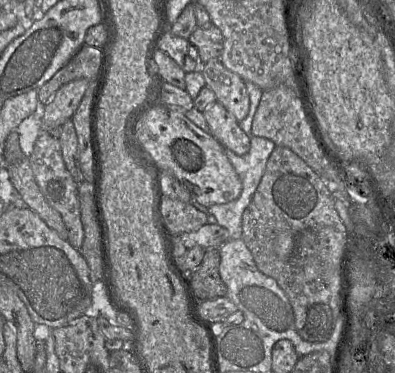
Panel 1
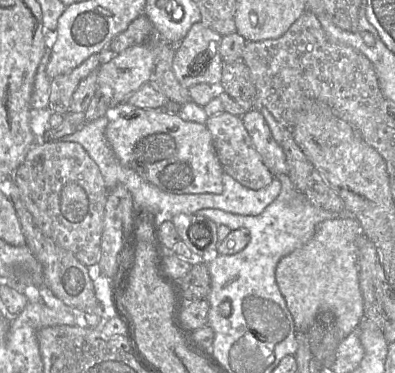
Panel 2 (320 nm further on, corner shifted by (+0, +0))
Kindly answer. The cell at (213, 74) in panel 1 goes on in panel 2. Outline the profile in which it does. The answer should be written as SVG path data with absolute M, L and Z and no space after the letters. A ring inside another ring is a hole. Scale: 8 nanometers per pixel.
M250 110L241 118L256 151L273 175L288 175L286 157L258 110Z

